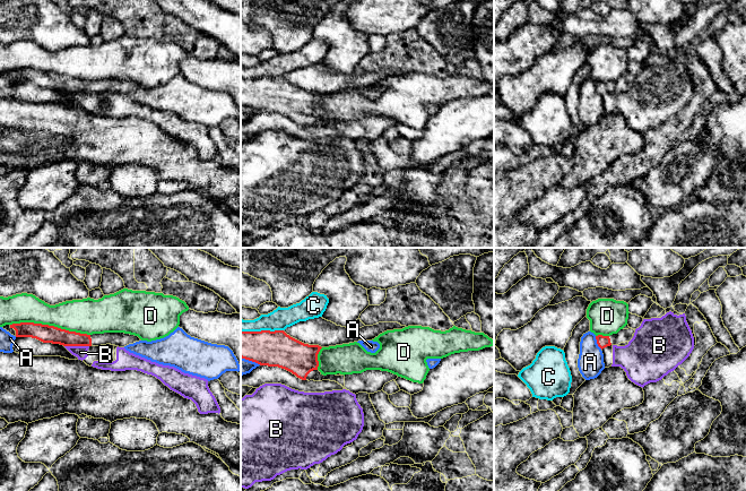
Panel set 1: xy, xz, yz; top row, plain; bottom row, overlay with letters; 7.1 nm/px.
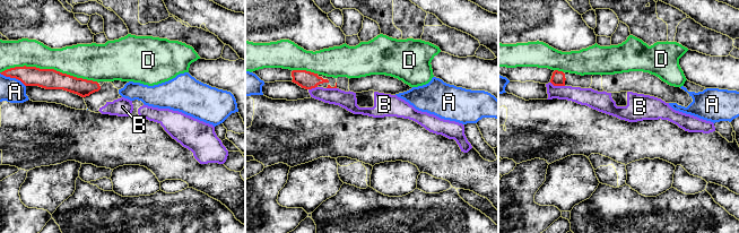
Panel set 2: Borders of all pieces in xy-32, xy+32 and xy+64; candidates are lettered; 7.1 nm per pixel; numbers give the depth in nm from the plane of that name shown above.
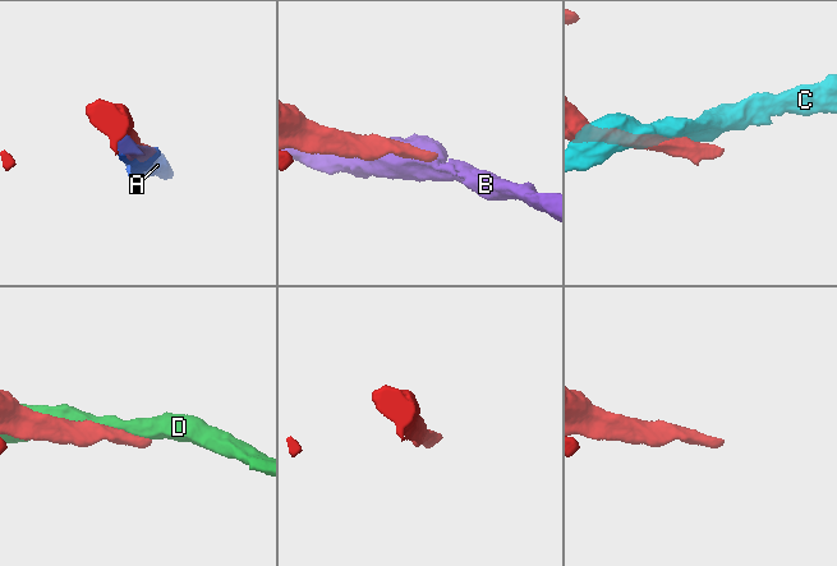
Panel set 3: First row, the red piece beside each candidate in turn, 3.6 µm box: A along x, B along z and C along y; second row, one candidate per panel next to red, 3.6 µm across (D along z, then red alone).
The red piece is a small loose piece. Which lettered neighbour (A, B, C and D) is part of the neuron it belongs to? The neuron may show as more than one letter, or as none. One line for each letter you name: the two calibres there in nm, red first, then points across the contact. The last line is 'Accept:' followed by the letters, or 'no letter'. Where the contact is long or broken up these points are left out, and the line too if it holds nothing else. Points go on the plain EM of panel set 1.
Accept: no letter

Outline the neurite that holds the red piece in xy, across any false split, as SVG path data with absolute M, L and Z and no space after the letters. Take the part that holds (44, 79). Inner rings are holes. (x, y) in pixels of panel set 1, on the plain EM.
M34 69L12 70L10 75L16 77L16 84L32 84L43 89L60 91L63 93L101 93L111 91L124 94L141 87L138 83L124 79L87 81Z

